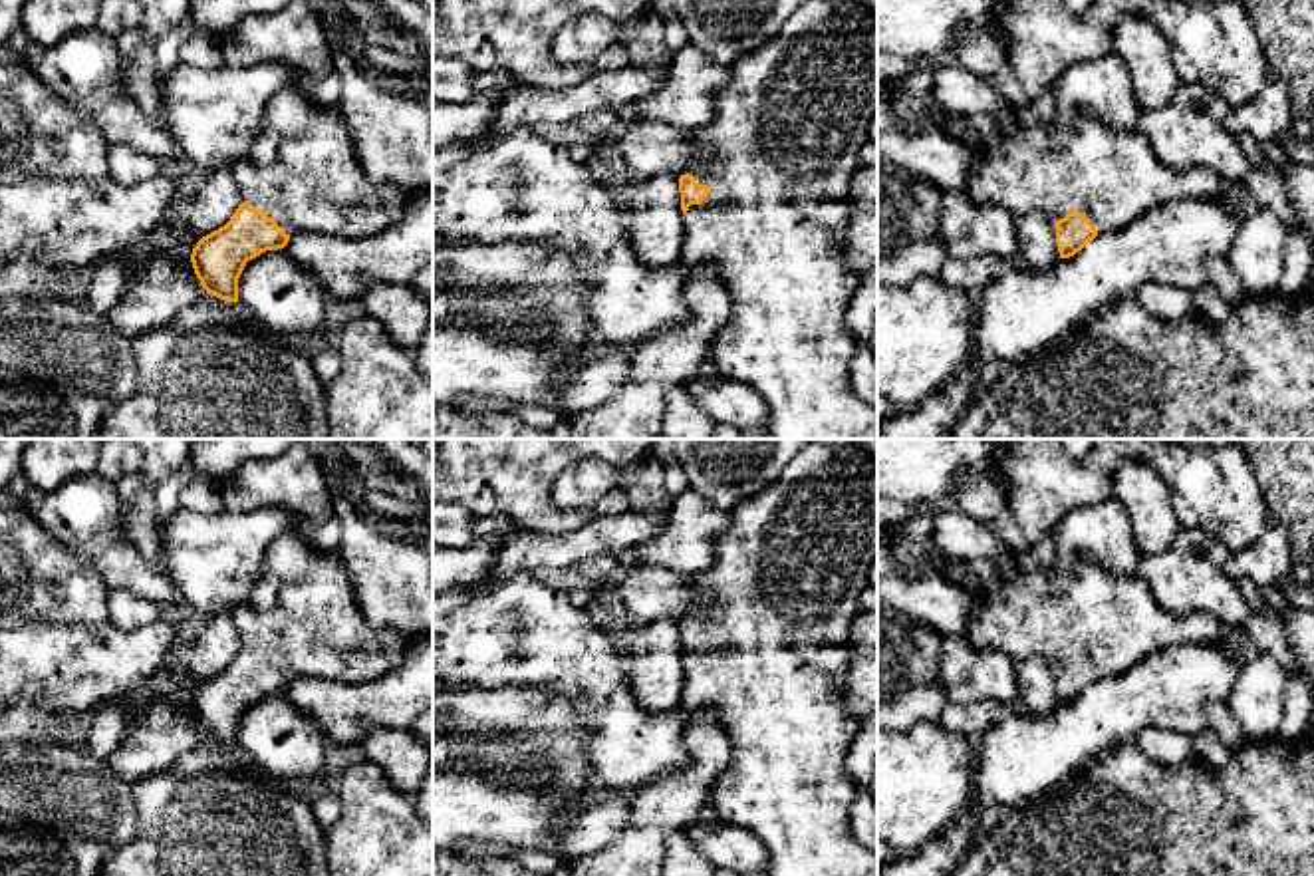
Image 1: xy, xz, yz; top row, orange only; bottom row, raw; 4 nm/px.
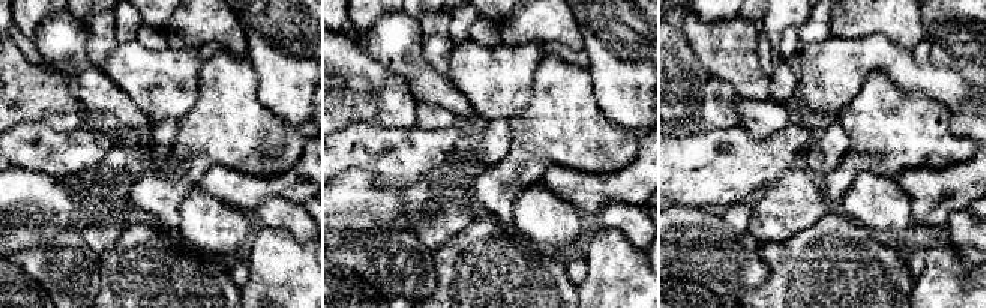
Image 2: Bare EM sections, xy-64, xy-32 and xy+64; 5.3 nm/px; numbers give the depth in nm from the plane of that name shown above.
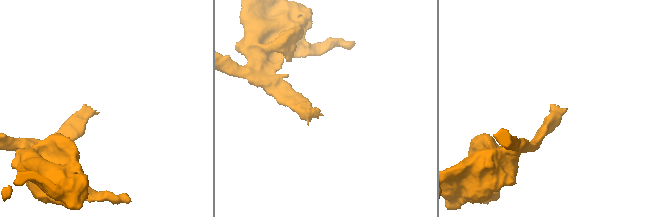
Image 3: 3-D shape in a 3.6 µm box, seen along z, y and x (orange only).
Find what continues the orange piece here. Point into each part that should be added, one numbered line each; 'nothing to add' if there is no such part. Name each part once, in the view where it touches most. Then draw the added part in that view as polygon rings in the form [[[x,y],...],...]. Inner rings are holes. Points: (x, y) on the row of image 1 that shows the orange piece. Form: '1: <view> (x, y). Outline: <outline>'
1: xz (788, 126). Outline: [[[806,0],[762,48],[742,56],[732,68],[728,83],[715,97],[715,119],[697,129],[699,145],[707,157],[693,165],[689,175],[699,185],[709,185],[711,195],[701,205],[691,205],[683,215],[683,270],[713,266],[728,292],[728,320],[717,332],[709,364],[723,375],[748,385],[768,407],[768,439],[877,439],[877,409],[857,397],[850,385],[850,364],[857,350],[857,340],[846,324],[846,312],[859,284],[859,274],[844,258],[846,230],[855,213],[848,193],[857,167],[861,145],[869,139],[869,123],[877,113],[877,22],[857,4],[826,0]]]

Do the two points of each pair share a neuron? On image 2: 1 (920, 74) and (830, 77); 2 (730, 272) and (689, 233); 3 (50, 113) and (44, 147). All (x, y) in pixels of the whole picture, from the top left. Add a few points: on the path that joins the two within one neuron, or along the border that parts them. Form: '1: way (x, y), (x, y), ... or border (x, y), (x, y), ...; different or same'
1: way (898, 65), (895, 62), (853, 62); same
2: way (719, 262), (700, 244); same
3: border (15, 123), (45, 123), (57, 129), (81, 126); different

